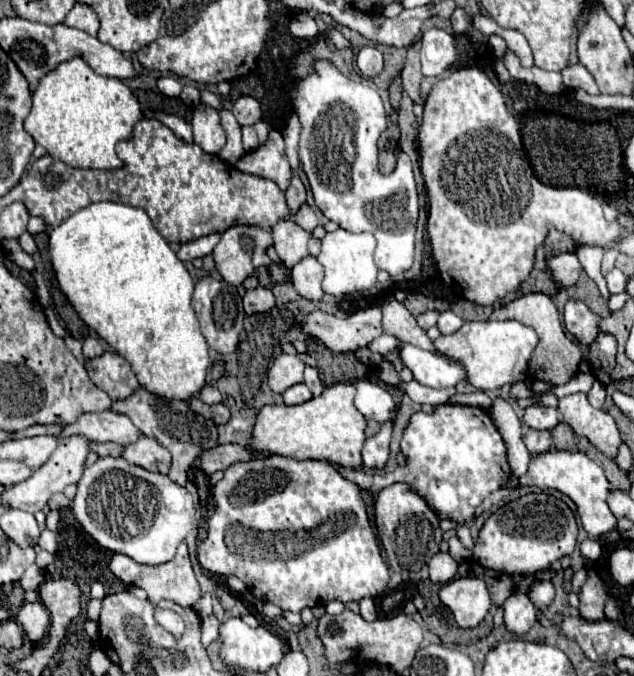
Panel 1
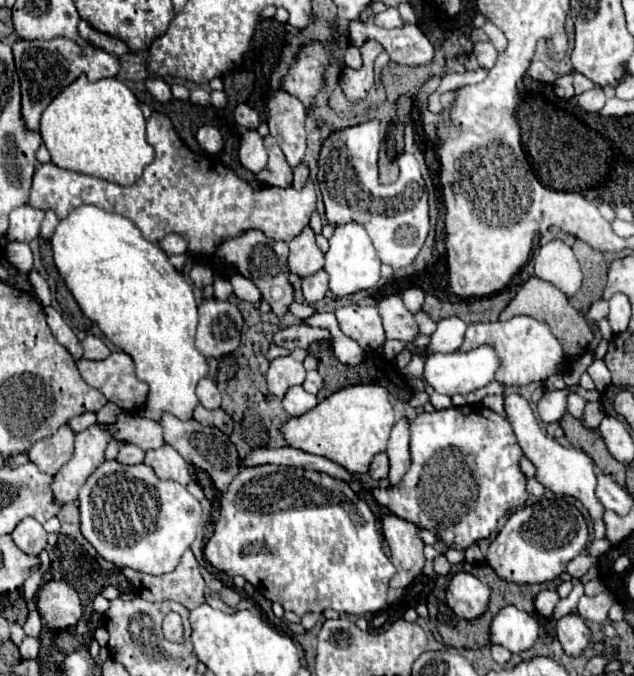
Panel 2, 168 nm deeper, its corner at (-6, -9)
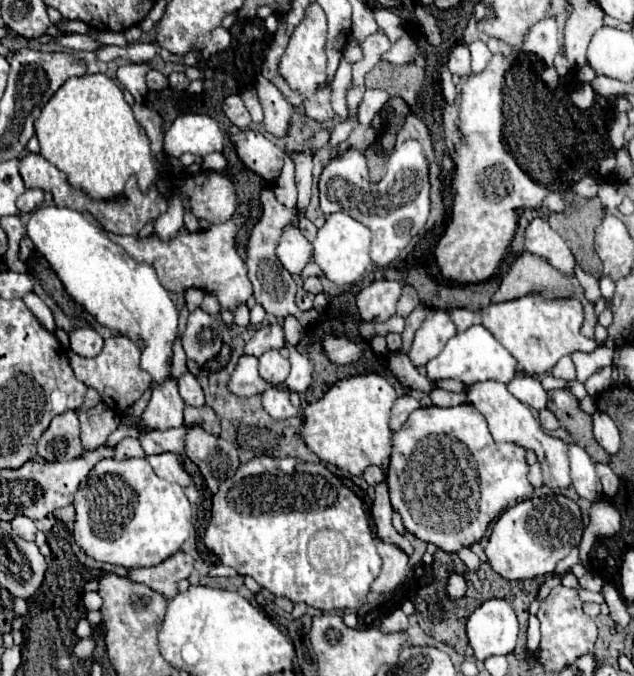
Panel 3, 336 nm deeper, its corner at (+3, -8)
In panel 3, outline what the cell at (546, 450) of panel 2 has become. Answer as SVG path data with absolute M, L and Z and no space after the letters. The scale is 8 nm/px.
M486 380L486 382L474 382L474 384L466 384L466 400L468 404L472 404L478 412L484 414L488 426L490 426L490 434L496 442L514 442L514 444L524 444L526 450L534 450L540 464L542 464L542 474L544 474L544 484L548 488L568 488L570 476L568 476L568 456L564 452L566 442L562 442L560 438L550 436L548 432L542 430L542 426L538 424L538 420L532 416L530 408L526 404L522 404L516 396L512 396L506 388L506 384L502 382L494 382L494 380Z

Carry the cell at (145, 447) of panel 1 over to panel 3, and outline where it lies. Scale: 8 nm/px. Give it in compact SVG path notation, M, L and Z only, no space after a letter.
M166 452L166 454L156 454L156 456L146 456L146 458L148 458L148 462L150 462L152 468L154 468L154 472L156 472L160 478L164 478L164 480L168 480L168 482L176 482L176 484L180 484L182 488L186 488L186 486L192 484L190 474L182 468L182 464L178 462L178 458L176 458L174 454Z

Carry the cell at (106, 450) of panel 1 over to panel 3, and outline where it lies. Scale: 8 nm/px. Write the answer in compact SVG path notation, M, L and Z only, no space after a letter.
M124 438L116 444L114 458L122 460L122 458L140 458L140 456L146 456L146 454L144 454L138 438Z

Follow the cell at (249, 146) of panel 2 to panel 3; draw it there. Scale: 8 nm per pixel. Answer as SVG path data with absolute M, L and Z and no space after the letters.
M264 188L262 194L260 194L260 202L262 202L262 208L264 208L264 214L260 218L260 222L254 226L252 234L250 234L250 240L248 240L248 258L246 258L246 266L248 266L248 278L254 286L254 298L258 304L264 306L264 310L276 318L284 318L288 314L296 316L300 320L300 324L312 324L320 318L320 314L316 310L310 310L310 312L302 312L296 308L294 304L294 294L296 294L296 282L292 280L290 272L280 264L280 260L276 258L274 254L274 248L278 246L278 240L280 240L280 234L282 234L282 228L284 224L288 224L294 214L298 212L298 208L286 208L284 204L280 204L274 196L272 190Z

